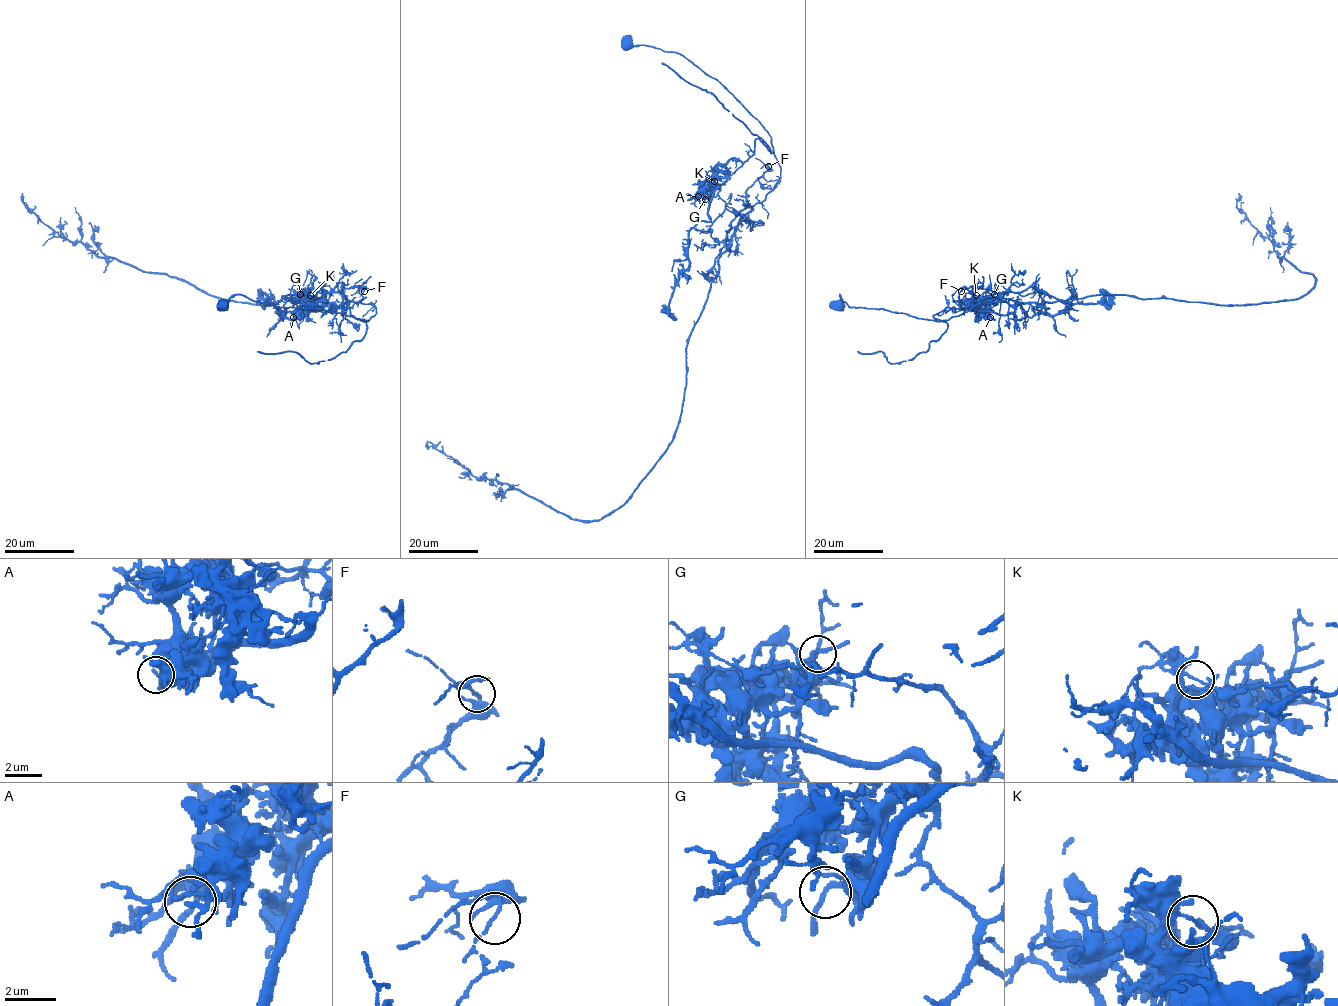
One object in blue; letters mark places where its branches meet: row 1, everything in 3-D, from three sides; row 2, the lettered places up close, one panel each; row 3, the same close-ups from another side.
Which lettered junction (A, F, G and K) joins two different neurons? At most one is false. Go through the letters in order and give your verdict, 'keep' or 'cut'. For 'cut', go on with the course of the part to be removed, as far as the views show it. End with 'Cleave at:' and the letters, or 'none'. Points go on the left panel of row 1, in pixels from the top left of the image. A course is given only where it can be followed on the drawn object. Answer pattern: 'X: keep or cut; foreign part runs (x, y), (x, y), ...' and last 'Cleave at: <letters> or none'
A: keep
F: keep
G: keep
K: cut; foreign part runs (310, 295), (307, 301), (319, 305), (349, 307), (366, 324), (365, 336), (317, 363), (293, 351), (257, 351)
Cleave at: K

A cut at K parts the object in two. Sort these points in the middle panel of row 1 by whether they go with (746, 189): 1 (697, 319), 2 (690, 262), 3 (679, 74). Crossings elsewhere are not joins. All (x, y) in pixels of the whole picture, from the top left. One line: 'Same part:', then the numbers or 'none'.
Same part: 1

